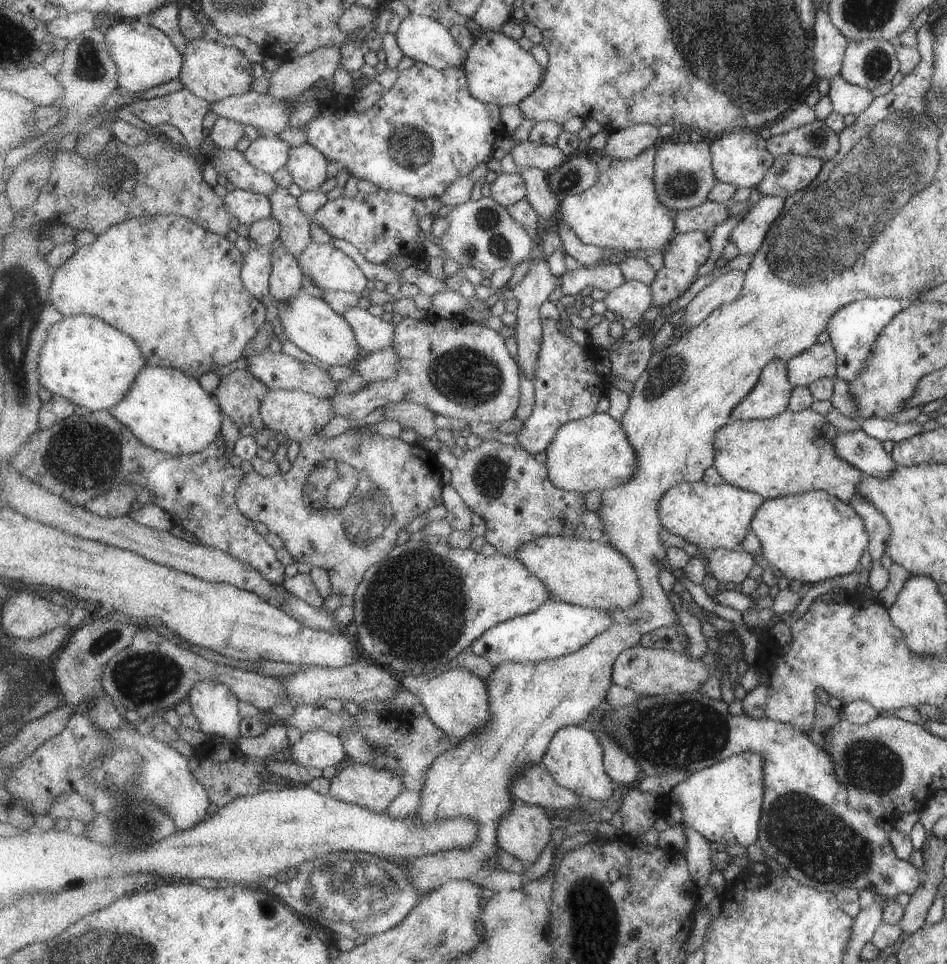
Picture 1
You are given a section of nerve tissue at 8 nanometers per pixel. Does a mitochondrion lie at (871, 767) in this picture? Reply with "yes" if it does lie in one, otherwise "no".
yes

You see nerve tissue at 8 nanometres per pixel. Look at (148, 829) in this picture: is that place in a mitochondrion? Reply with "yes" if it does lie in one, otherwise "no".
yes

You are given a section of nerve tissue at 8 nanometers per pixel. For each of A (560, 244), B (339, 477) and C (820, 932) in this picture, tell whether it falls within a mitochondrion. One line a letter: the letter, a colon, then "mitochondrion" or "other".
A: other
B: mitochondrion
C: other

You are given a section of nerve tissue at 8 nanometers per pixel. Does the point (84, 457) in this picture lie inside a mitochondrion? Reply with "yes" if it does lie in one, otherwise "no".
yes

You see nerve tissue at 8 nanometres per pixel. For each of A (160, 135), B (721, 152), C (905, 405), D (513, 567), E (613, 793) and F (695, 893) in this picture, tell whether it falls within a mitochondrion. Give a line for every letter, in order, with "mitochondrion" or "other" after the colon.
A: other
B: other
C: other
D: other
E: other
F: other

